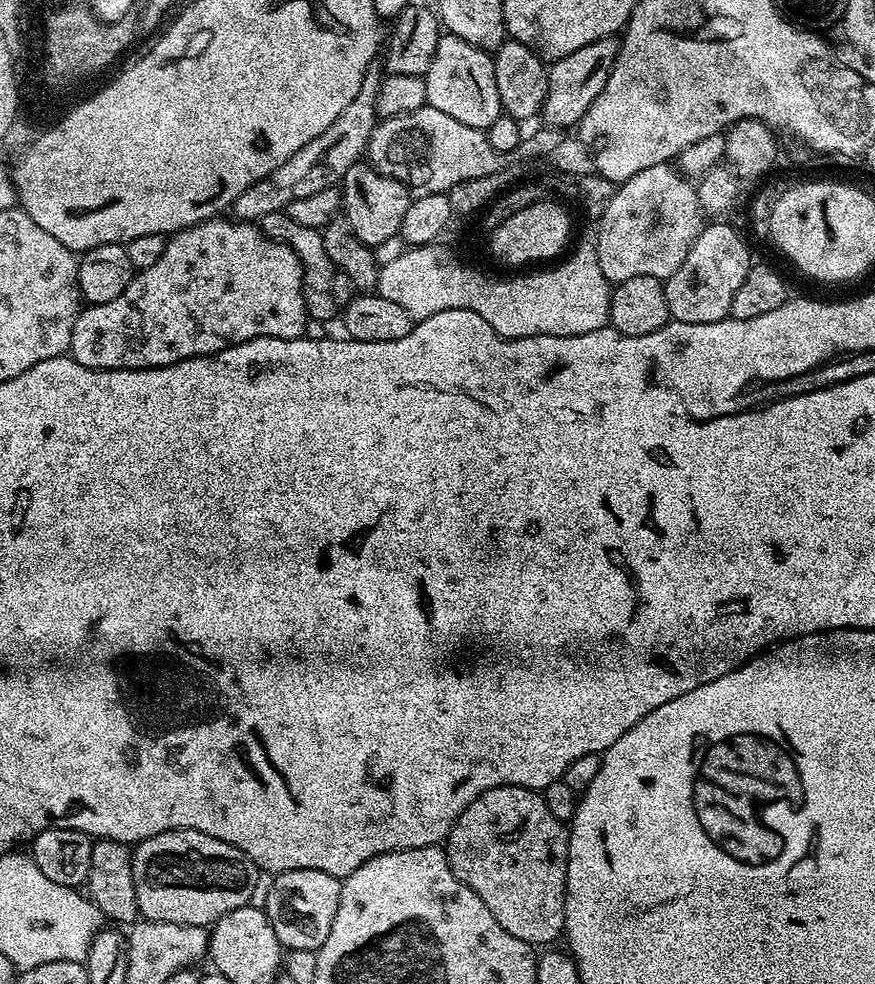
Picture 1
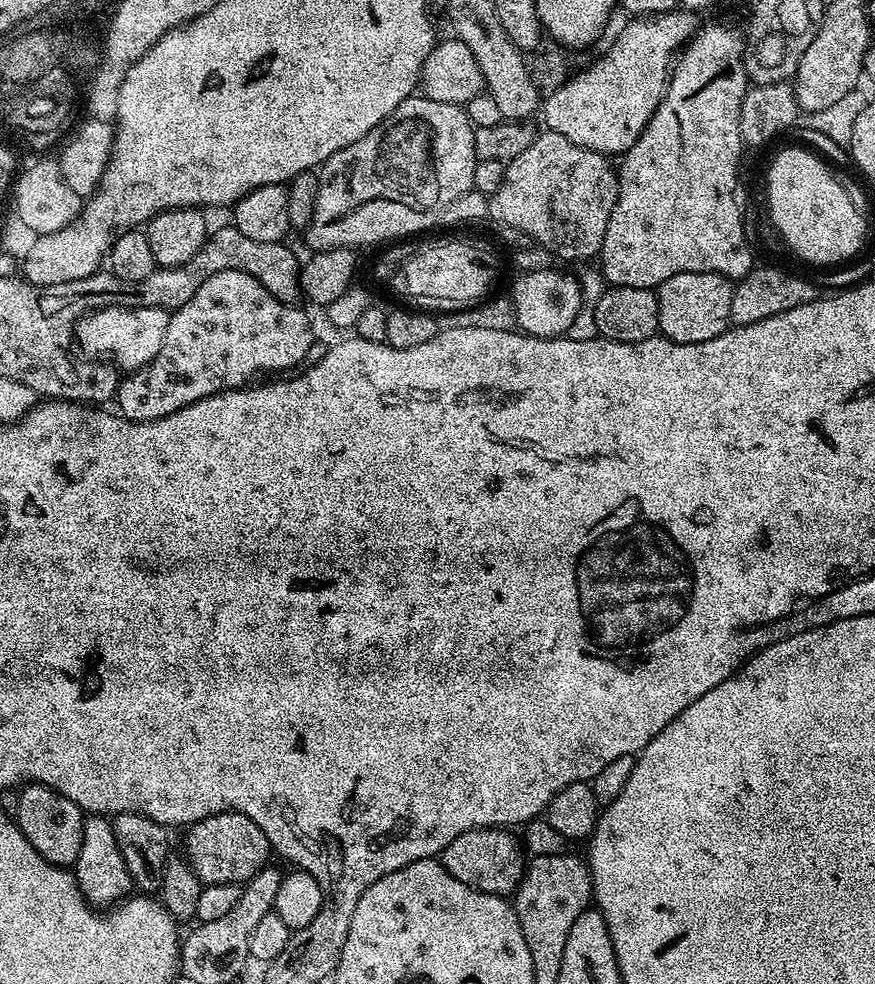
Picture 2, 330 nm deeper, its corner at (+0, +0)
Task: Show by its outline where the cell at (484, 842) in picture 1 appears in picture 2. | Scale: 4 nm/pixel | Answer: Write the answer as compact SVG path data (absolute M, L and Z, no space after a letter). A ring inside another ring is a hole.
M497 826L471 828L466 830L466 834L458 834L458 838L454 838L454 842L450 842L450 846L443 850L444 869L454 874L458 882L477 888L479 892L489 892L502 897L515 893L520 886L520 879L524 876L526 856L522 851L521 841L516 841L508 832L511 831L507 827Z

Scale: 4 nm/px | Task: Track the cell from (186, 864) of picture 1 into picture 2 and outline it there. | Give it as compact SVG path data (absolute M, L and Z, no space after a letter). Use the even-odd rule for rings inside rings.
M219 812L210 818L202 818L197 824L187 825L183 855L199 876L201 885L248 883L269 863L270 849L266 834L258 830L250 818L241 812Z

